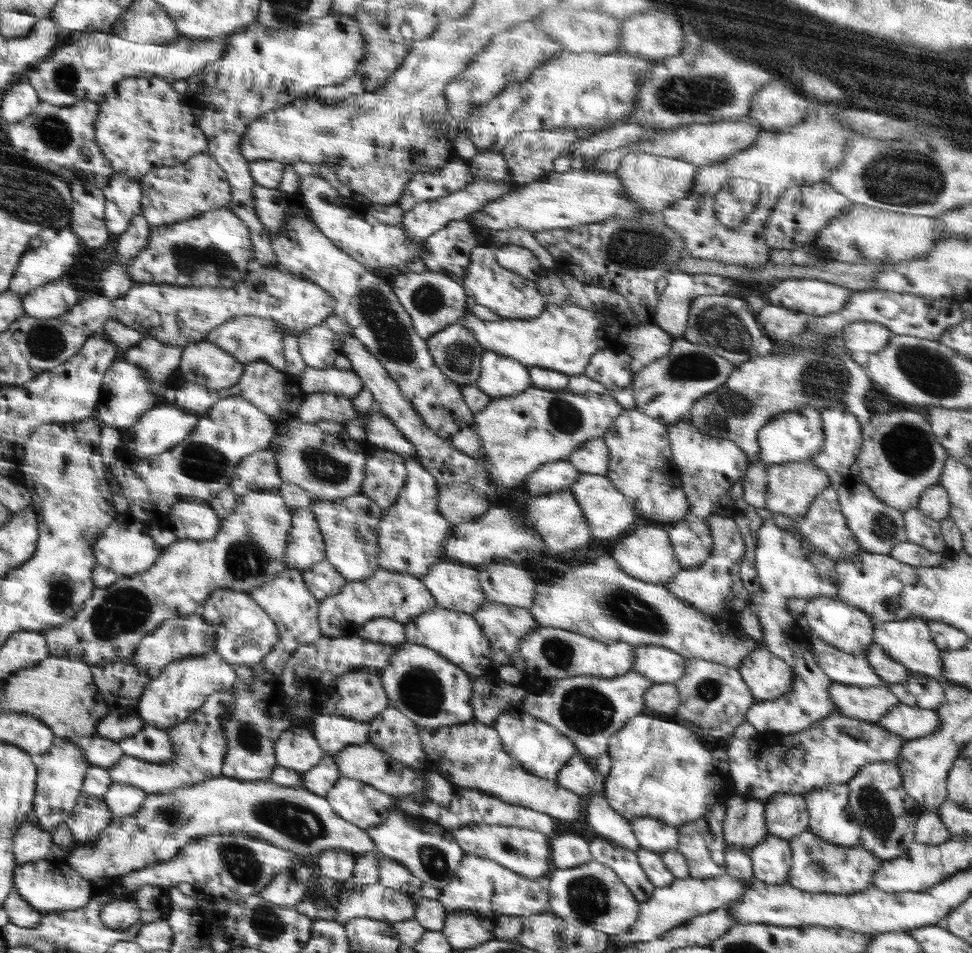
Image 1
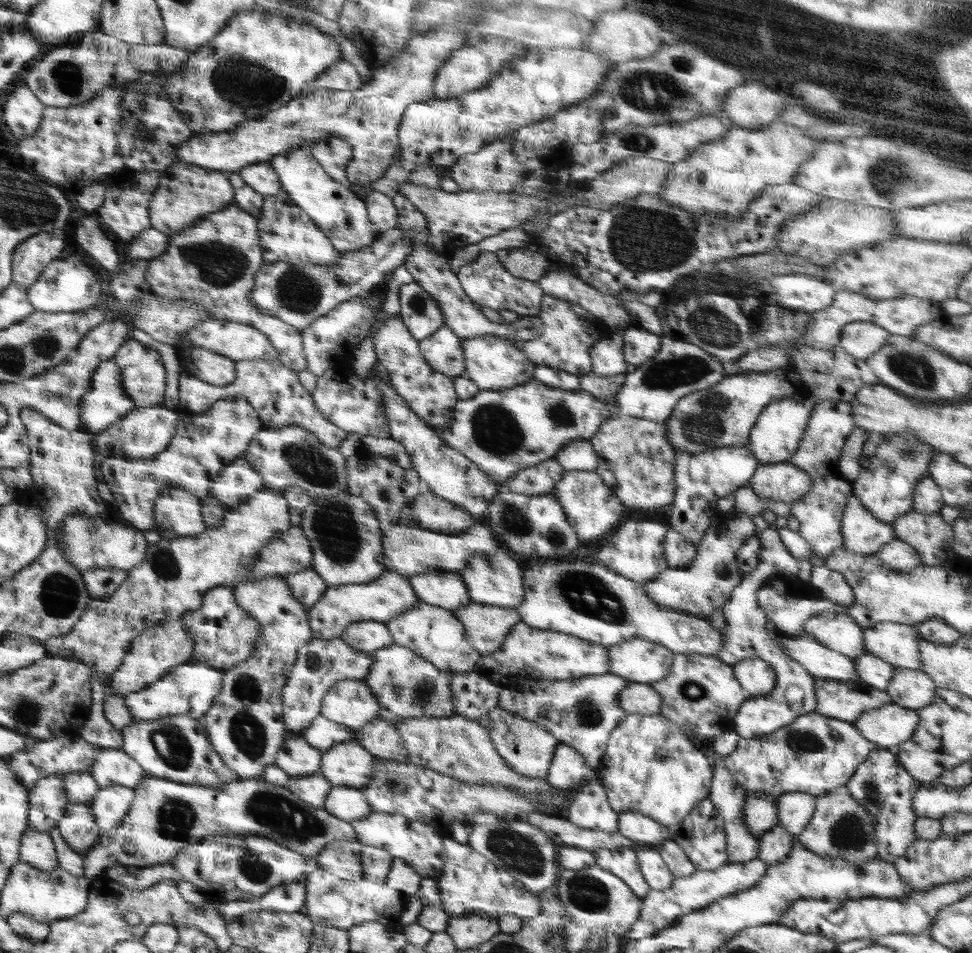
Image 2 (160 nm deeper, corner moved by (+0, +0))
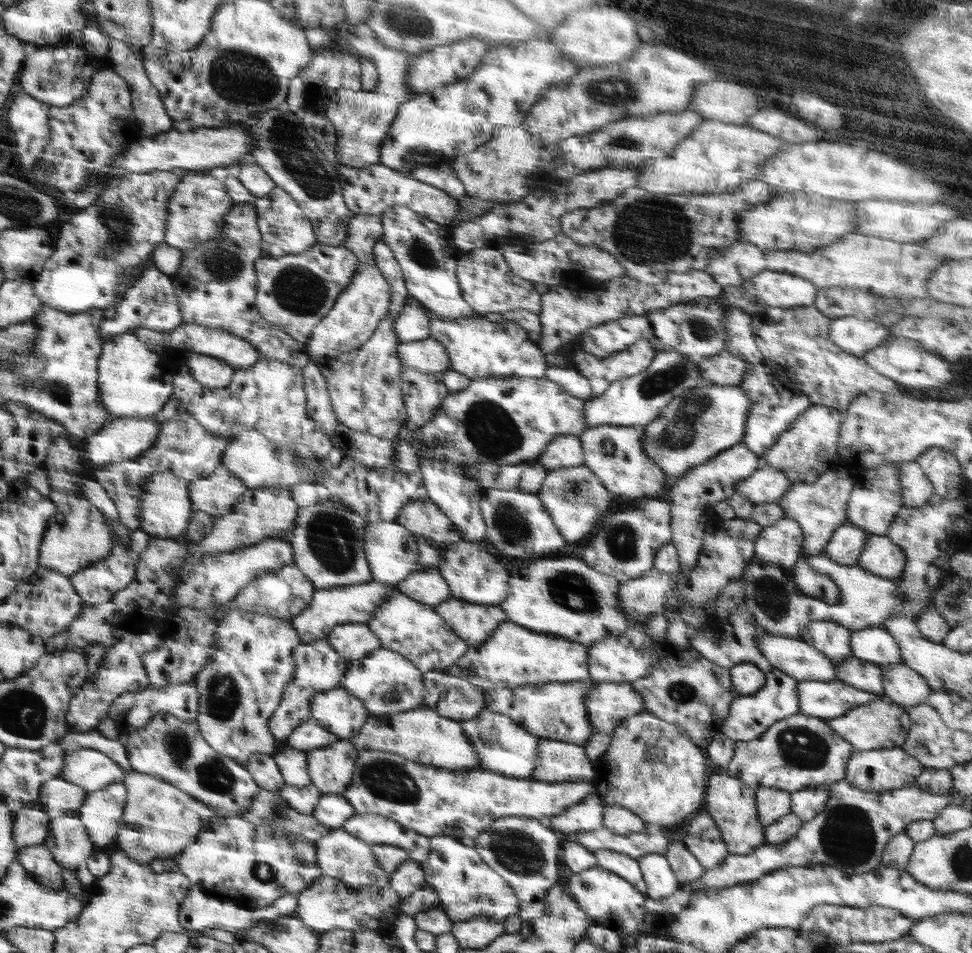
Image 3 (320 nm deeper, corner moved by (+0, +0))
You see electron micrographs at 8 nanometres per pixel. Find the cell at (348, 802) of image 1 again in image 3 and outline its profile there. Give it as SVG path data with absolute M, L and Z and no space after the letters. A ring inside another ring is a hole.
M340 793L320 795L318 804L314 807L313 817L324 826L333 829L342 828L347 818L356 814L356 810Z

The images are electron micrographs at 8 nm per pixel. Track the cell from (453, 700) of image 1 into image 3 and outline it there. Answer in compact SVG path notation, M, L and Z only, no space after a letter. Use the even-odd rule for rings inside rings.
M380 647L359 659L349 659L348 672L338 686L359 698L372 716L395 715L421 707L424 674L397 652Z

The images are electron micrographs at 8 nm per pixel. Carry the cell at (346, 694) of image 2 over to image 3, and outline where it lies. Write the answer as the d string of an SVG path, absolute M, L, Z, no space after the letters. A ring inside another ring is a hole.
M340 686L316 693L309 715L310 719L317 720L340 739L352 738L368 717L372 716L359 698Z

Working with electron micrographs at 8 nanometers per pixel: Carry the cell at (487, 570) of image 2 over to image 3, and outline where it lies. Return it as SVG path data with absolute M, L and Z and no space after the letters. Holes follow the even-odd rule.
M452 543L443 552L443 561L436 566L450 587L452 597L471 603L498 605L509 593L508 571L504 565L476 543Z

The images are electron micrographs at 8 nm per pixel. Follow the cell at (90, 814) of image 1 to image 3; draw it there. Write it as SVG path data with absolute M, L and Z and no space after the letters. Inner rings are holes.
M69 812L50 820L50 834L43 840L43 844L46 844L54 853L55 860L62 868L71 868L72 874L76 876L82 889L93 890L97 878L87 870L87 860L94 853L94 843L89 839L86 828L80 822L77 812Z

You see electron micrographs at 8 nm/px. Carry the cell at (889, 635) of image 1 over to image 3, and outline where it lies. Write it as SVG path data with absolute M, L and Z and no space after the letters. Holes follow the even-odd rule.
M865 628L853 631L850 639L851 656L882 665L900 664L902 657L898 644L883 628Z

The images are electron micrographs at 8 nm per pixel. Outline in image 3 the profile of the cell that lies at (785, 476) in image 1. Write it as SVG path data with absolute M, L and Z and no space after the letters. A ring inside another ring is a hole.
M761 465L747 479L736 483L734 492L759 505L776 502L792 485L794 482L788 480L782 471Z

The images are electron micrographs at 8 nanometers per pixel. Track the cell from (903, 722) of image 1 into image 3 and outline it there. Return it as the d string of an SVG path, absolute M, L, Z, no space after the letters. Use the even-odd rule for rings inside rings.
M876 700L848 709L842 716L824 720L825 723L856 751L901 747L911 727L908 711L888 700Z

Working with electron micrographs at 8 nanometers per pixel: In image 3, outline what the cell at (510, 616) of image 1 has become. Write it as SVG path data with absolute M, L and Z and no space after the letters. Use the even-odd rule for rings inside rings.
M455 597L433 606L433 611L468 645L482 644L499 624L509 621L499 605L471 603Z

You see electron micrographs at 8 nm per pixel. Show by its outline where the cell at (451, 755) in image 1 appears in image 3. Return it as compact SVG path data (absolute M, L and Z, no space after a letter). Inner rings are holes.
M418 708L395 715L370 716L352 737L355 750L393 752L418 764L449 769L482 769L479 758L458 720L444 718L436 711Z

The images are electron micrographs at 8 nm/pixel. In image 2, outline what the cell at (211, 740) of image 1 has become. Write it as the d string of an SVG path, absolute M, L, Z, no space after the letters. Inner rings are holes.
M100 749L87 771L95 777L100 789L114 785L134 789L148 775L142 766L121 749Z

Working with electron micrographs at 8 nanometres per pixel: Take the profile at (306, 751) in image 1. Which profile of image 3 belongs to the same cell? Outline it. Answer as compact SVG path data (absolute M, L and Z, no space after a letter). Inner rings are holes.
M286 747L283 752L274 755L286 784L290 786L309 786L310 773L307 771L307 753L304 750Z

